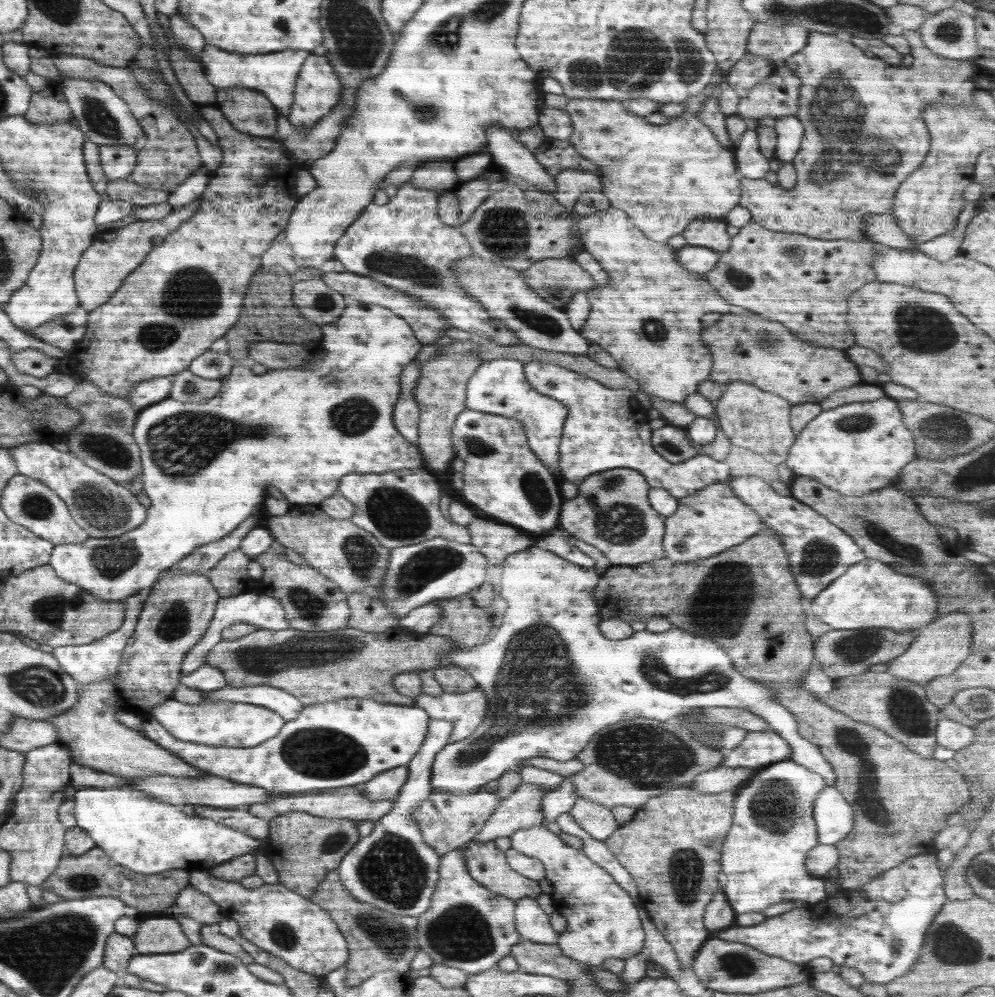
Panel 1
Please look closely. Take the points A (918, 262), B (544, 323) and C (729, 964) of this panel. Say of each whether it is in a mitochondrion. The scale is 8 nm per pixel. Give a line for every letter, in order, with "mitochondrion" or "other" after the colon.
A: other
B: mitochondrion
C: mitochondrion

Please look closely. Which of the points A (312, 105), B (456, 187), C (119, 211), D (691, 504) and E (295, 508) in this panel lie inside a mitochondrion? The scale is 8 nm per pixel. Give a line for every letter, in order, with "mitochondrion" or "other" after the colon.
A: other
B: other
C: other
D: other
E: other

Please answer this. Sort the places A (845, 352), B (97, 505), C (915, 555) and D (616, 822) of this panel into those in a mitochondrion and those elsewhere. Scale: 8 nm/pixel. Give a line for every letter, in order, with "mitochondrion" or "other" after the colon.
A: other
B: mitochondrion
C: mitochondrion
D: other

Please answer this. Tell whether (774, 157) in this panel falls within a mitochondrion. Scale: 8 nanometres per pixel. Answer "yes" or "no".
no

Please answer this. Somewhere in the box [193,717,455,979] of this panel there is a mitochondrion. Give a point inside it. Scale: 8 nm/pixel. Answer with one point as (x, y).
(393, 871)

